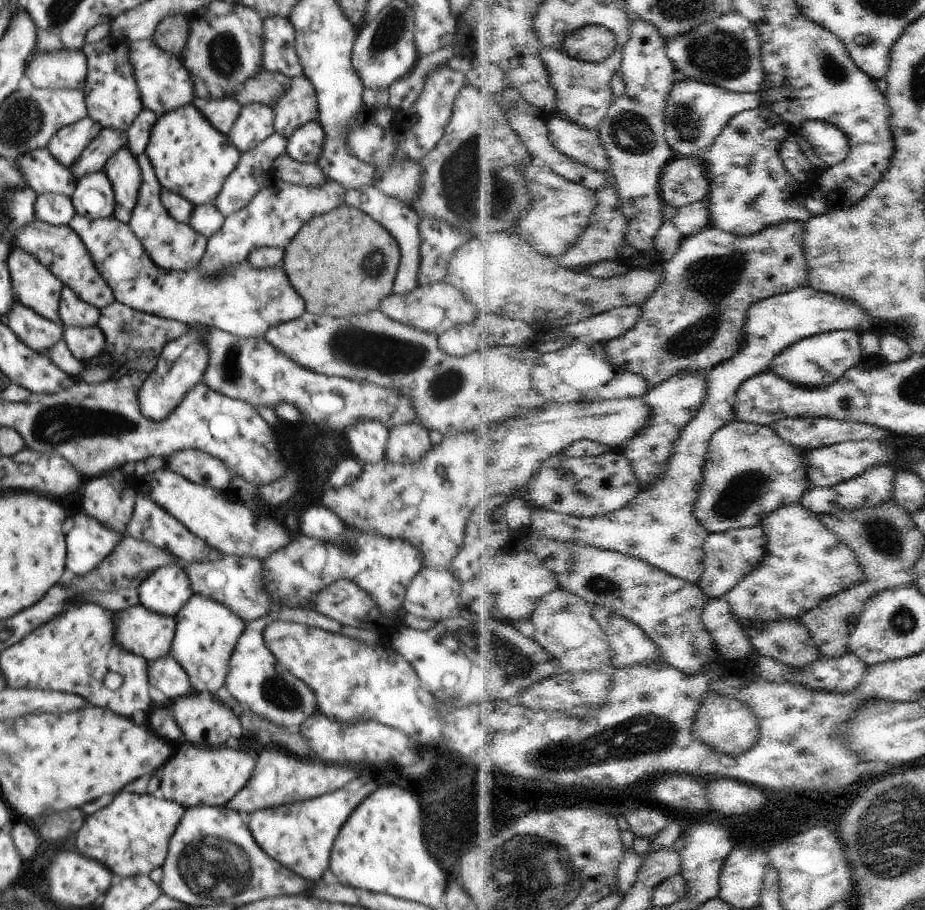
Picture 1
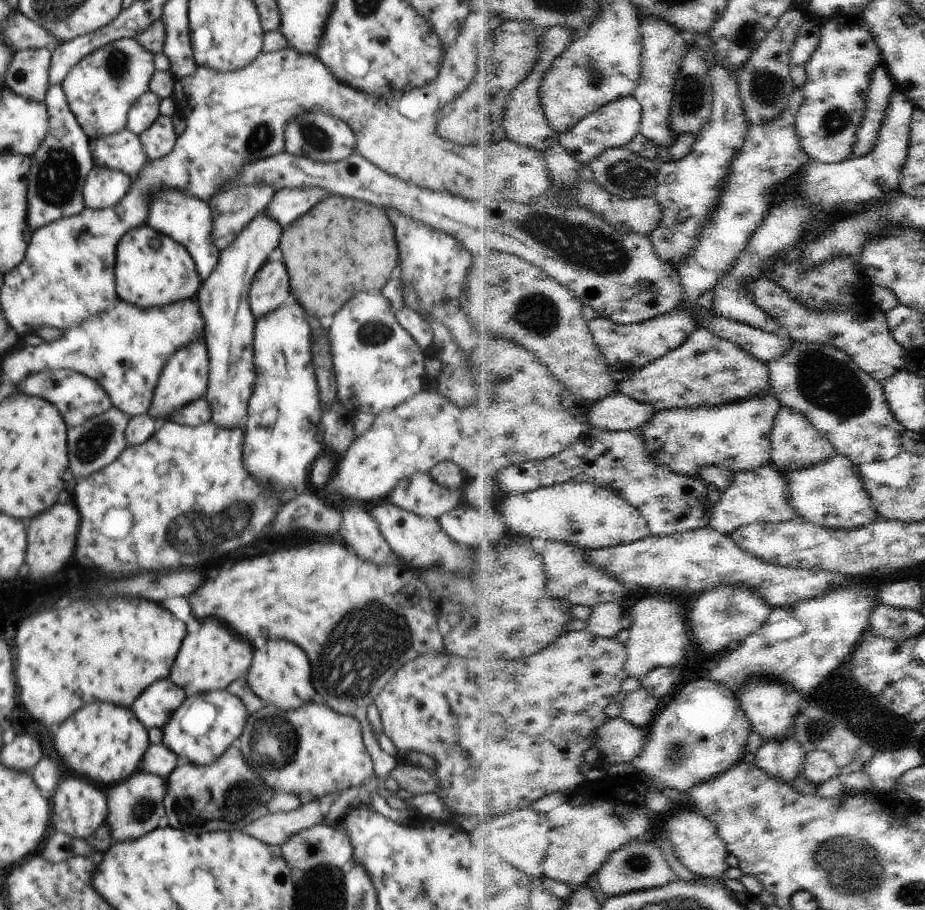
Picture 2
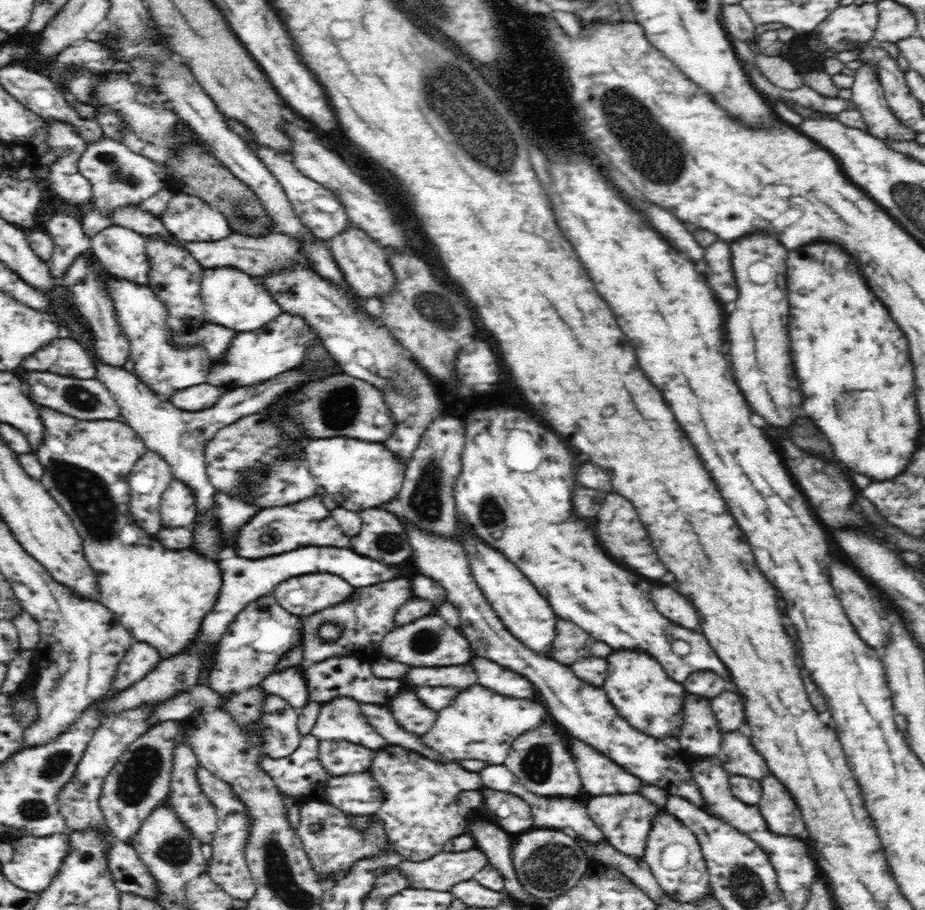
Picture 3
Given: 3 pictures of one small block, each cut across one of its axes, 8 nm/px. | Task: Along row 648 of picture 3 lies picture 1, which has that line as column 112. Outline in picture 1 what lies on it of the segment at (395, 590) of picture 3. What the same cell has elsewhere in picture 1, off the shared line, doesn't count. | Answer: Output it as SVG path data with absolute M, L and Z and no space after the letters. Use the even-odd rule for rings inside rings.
M116 300L100 311L98 326L104 331L106 346L100 356L94 356L84 363L84 370L80 374L76 374L74 378L76 381L86 384L113 381L120 374L124 374L122 372L126 374L128 368L152 372L163 346L170 340L182 336L182 332L186 332L186 328L188 328L186 324L159 316L150 316L150 314L134 310Z

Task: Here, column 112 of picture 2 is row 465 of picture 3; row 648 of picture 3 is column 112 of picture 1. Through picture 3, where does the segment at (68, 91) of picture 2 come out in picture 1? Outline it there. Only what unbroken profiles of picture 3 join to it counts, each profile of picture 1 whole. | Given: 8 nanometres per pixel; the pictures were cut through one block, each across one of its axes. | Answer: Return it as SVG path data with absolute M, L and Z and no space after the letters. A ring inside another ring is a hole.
M124 146L108 159L103 170L108 175L115 194L113 216L123 223L128 223L142 184L137 158Z

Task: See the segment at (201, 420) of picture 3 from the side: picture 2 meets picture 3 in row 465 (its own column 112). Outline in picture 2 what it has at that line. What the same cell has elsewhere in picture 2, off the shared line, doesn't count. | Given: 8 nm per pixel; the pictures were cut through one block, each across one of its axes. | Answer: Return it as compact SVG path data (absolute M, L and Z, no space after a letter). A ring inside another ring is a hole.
M94 165L84 182L84 208L105 209L118 204L128 192L133 179L125 172Z

